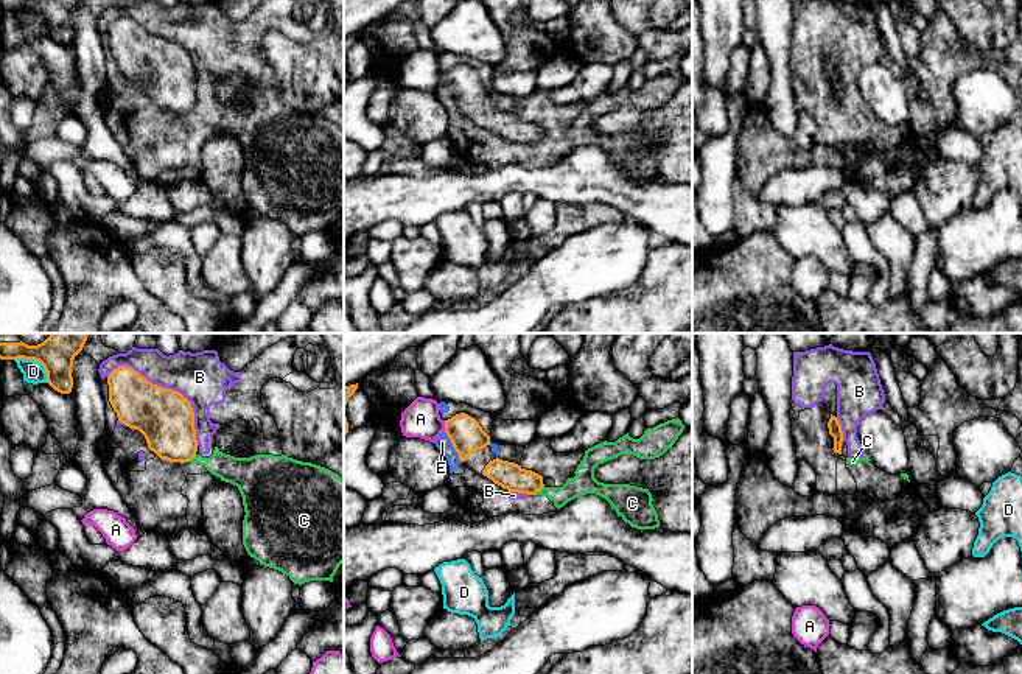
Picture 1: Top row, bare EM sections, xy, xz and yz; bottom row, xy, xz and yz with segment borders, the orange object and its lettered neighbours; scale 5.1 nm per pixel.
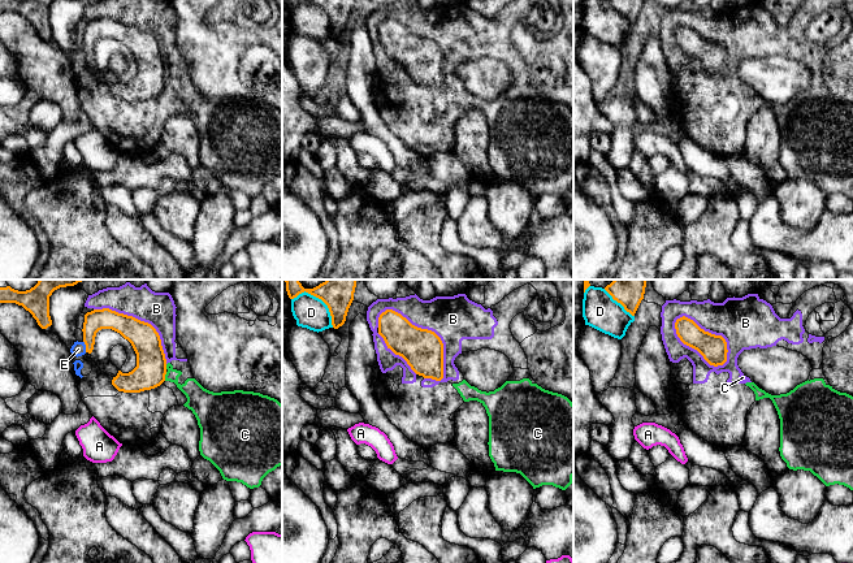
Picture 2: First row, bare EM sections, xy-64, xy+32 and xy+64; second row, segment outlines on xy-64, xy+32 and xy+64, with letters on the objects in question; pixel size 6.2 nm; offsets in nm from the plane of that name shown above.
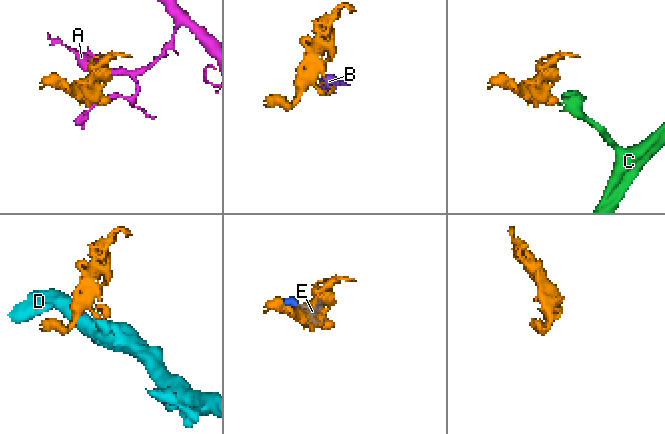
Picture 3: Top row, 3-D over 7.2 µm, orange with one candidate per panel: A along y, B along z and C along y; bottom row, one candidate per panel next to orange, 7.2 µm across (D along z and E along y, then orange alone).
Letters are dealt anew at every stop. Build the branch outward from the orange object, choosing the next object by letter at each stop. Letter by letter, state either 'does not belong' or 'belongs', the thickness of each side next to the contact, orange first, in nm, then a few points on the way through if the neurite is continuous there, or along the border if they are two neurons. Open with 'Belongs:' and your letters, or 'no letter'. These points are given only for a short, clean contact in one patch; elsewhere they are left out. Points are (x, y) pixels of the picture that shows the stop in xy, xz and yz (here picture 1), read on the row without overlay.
Belongs: no letter
A: does not belong | 170/190 nm | along xz (444, 72), (445, 83)
B: does not belong | 300/260 nm
C: does not belong | 140/120 nm | along xz (543, 137), (534, 145)
D: does not belong | 150/110 nm | along xy (14, 10), (36, 11), (48, 33)
E: does not belong | 170/80 nm

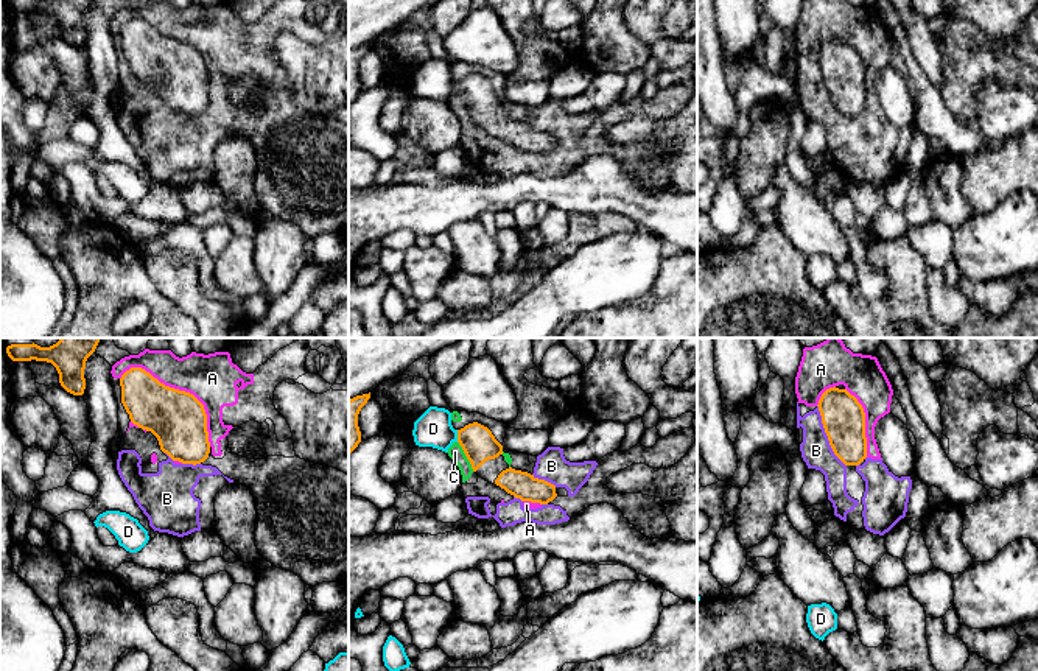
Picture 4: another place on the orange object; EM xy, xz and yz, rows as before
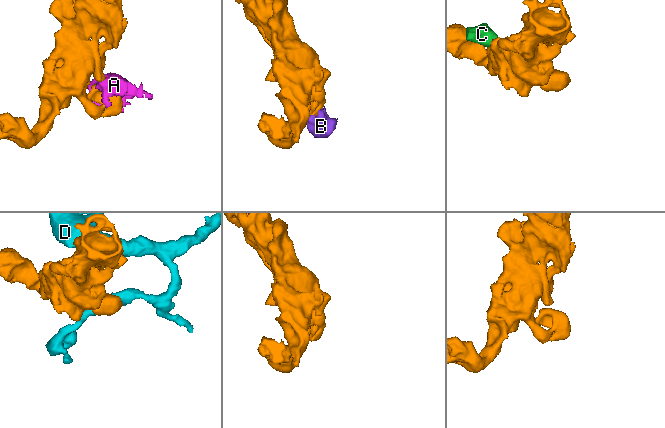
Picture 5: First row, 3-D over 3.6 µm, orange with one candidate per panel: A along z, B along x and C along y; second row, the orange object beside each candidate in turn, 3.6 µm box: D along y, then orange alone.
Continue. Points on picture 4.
Belongs: no letter
A: does not belong | 300/260 nm
B: does not belong | 220/160 nm
C: does not belong | 170/80 nm
D: does not belong | 170/190 nm | along xz (456, 81), (458, 92)

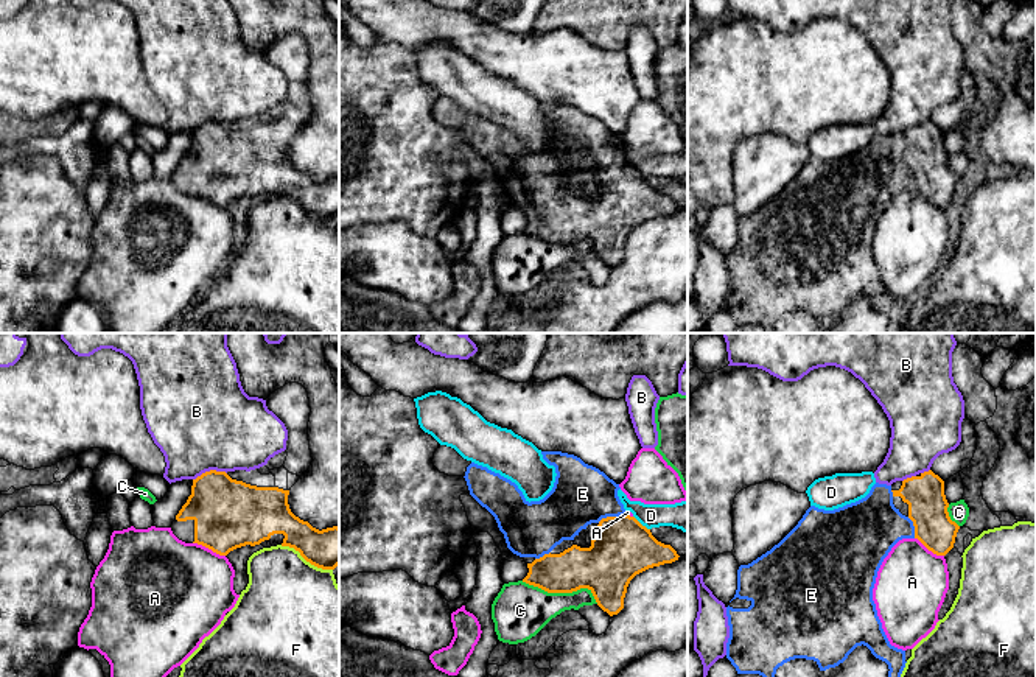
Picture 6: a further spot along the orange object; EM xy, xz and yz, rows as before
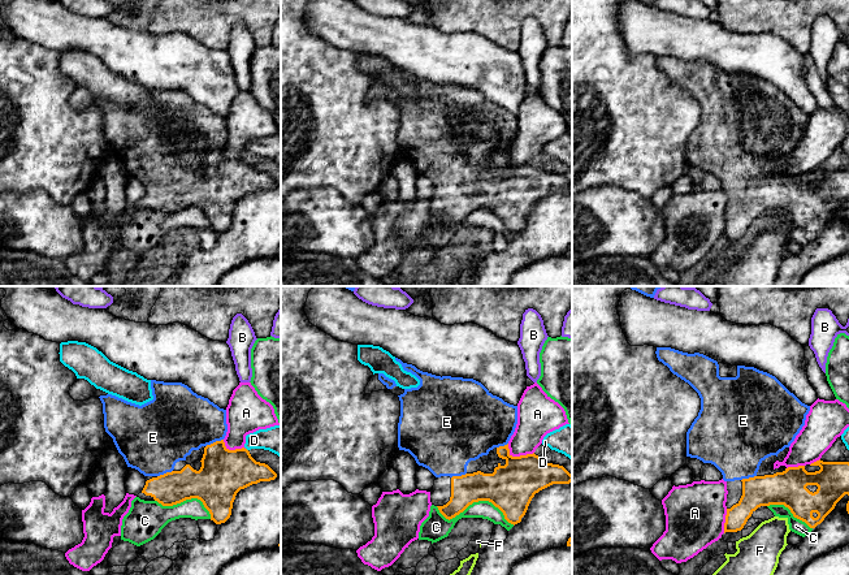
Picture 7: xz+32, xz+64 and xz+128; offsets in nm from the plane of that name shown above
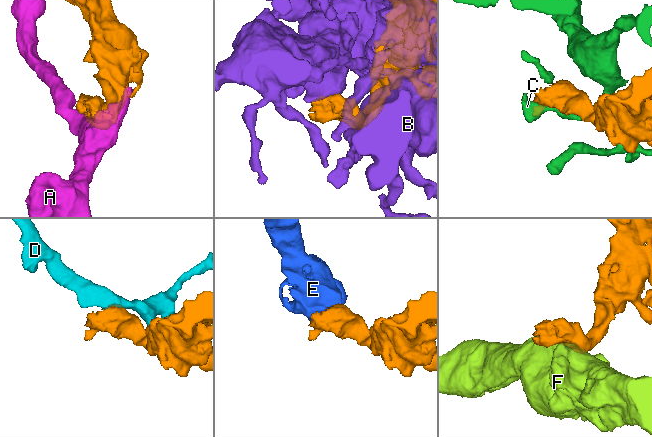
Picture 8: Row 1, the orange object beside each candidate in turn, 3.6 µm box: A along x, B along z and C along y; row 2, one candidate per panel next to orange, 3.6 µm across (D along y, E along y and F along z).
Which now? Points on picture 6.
Belongs: E
A: does not belong | 360/480 nm
B: does not belong | 360/500 nm
C: does not belong | 260/280 nm
D: does not belong | 320/160 nm
E: belongs | 320/300 nm
F: does not belong | 200/480 nm

